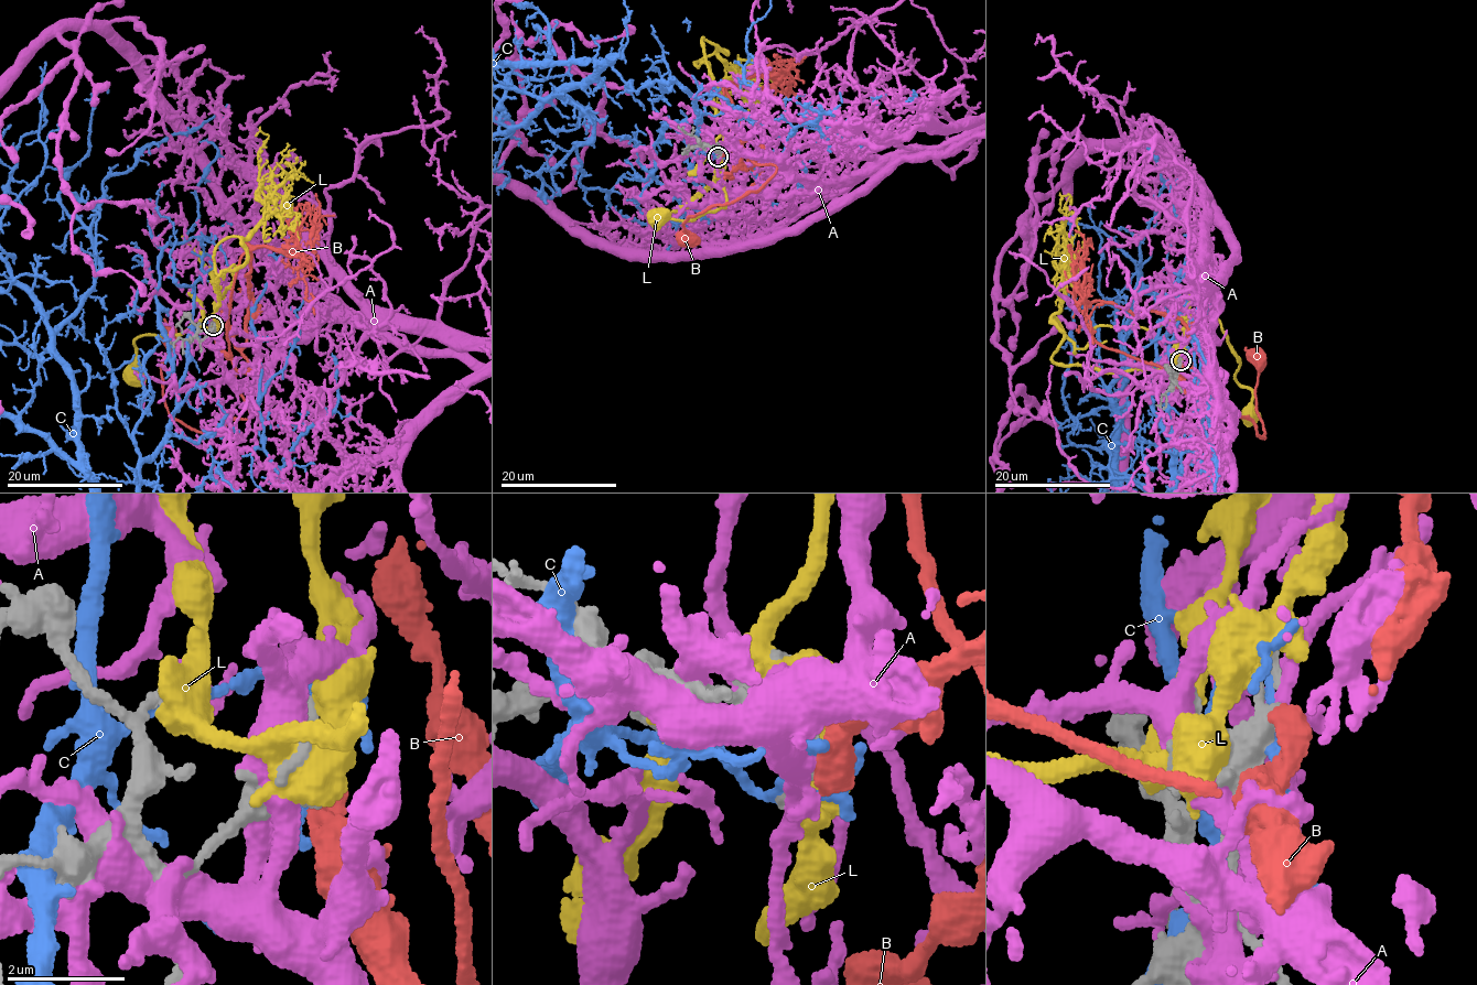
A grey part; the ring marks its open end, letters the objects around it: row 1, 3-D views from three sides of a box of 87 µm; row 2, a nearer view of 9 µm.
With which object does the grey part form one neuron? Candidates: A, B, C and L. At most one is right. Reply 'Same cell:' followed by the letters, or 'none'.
Same cell: none

